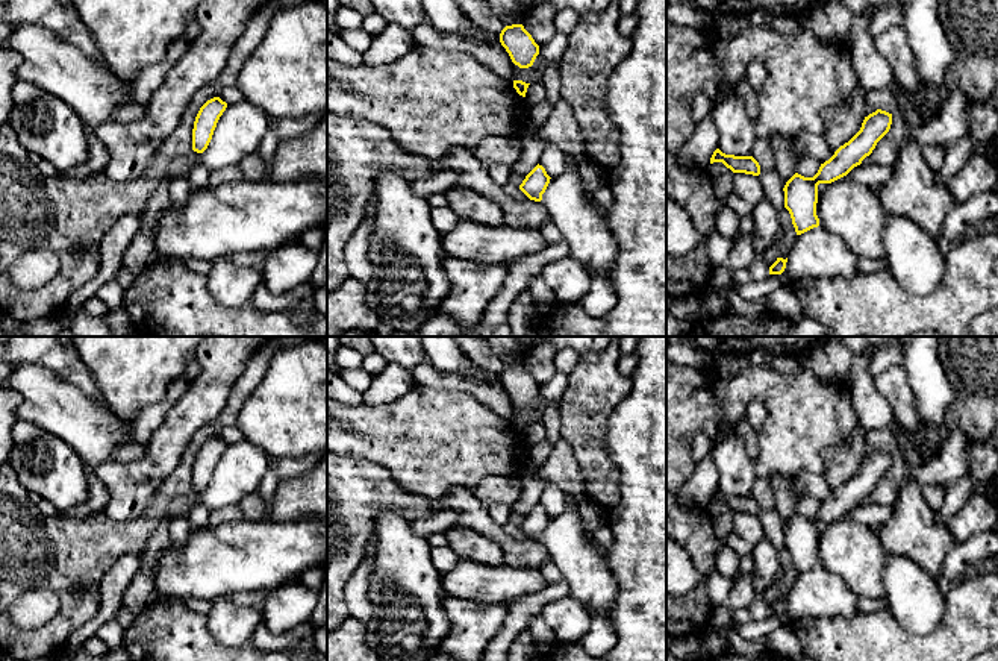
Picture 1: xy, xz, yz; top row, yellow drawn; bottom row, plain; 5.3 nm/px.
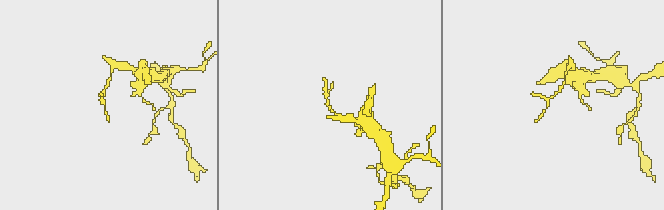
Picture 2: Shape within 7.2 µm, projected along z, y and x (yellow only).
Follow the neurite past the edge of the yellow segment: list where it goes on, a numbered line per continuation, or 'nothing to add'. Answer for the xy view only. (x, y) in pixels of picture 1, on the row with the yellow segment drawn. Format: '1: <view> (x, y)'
nothing to add

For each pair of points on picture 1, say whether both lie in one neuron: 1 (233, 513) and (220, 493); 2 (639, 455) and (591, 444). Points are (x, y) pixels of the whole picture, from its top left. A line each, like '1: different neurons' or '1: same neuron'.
1: different neurons
2: different neurons

